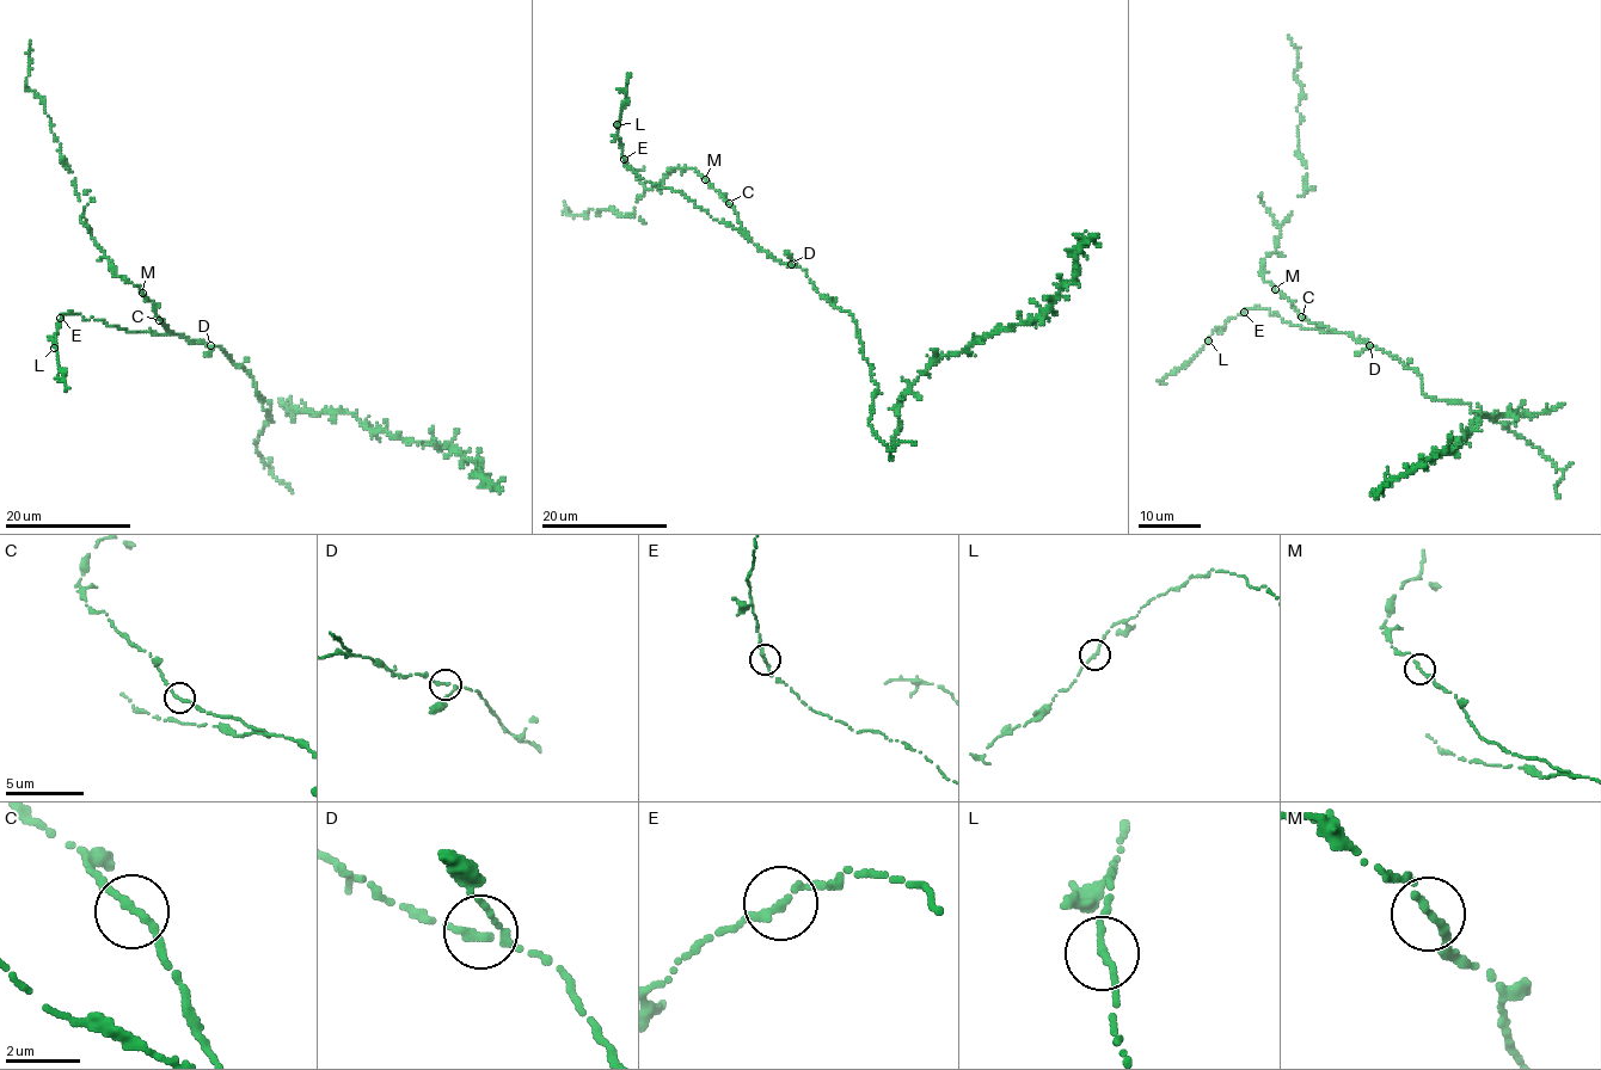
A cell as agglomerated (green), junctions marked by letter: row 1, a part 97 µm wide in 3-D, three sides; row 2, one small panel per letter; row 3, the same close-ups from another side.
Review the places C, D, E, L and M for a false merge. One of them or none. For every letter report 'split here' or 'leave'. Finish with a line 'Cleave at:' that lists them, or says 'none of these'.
C: leave
D: leave
E: leave
L: leave
M: leave
Cleave at: none of these

